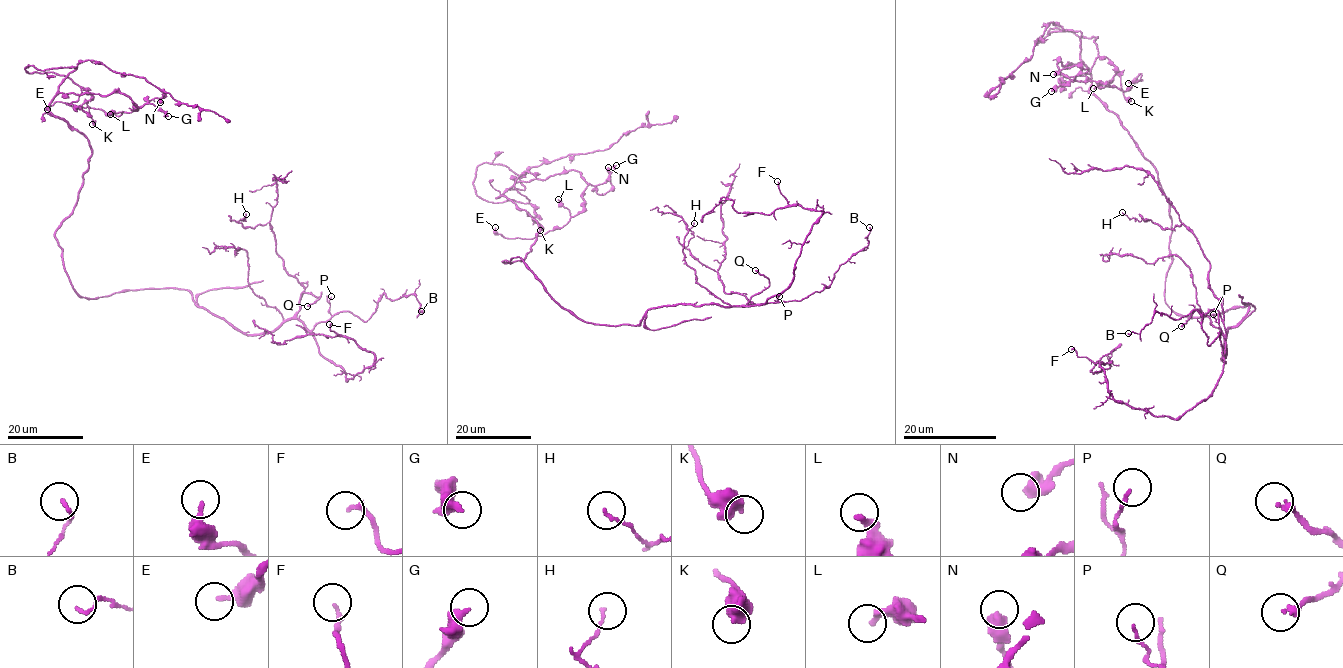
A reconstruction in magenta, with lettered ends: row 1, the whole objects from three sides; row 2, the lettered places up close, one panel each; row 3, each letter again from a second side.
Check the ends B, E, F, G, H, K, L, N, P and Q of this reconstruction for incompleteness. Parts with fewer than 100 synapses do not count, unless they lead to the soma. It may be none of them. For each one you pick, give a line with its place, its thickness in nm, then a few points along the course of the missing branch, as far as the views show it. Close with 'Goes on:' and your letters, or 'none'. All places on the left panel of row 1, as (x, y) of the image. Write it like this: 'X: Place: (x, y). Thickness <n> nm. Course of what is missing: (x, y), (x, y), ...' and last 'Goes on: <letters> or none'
Goes on: none

